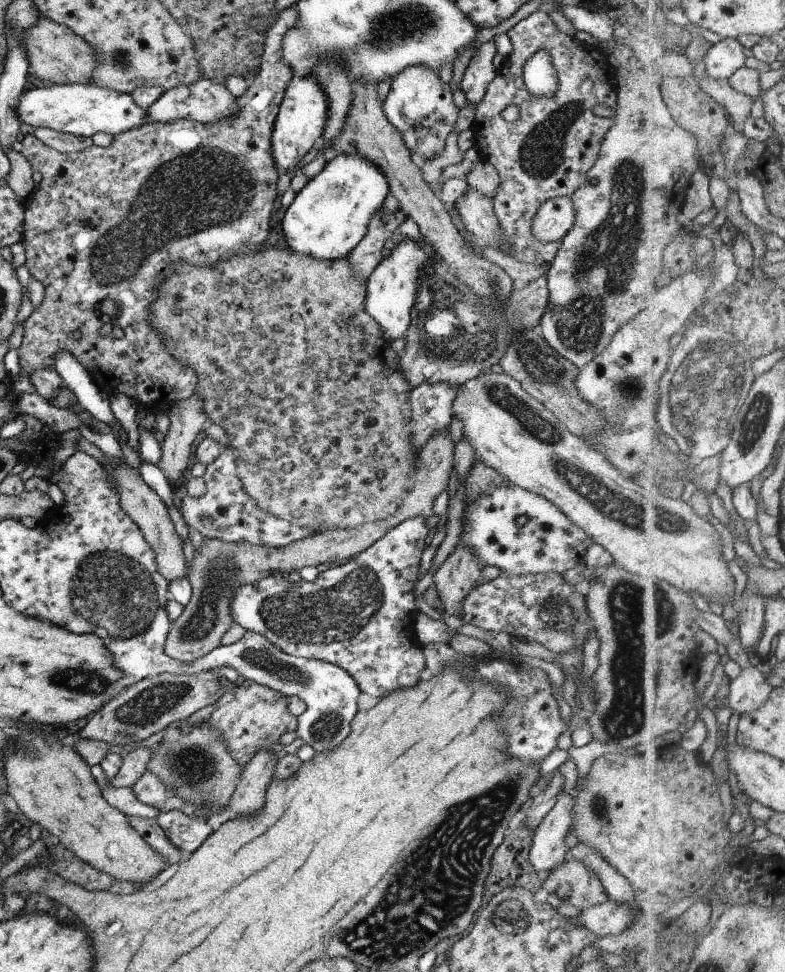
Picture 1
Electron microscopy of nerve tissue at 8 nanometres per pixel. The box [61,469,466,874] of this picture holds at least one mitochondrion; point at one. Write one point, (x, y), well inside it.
(315, 613)

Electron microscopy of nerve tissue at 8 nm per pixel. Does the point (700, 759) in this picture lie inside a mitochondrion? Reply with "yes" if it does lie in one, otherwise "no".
no

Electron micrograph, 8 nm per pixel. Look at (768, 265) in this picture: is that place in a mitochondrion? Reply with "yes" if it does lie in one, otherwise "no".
no

